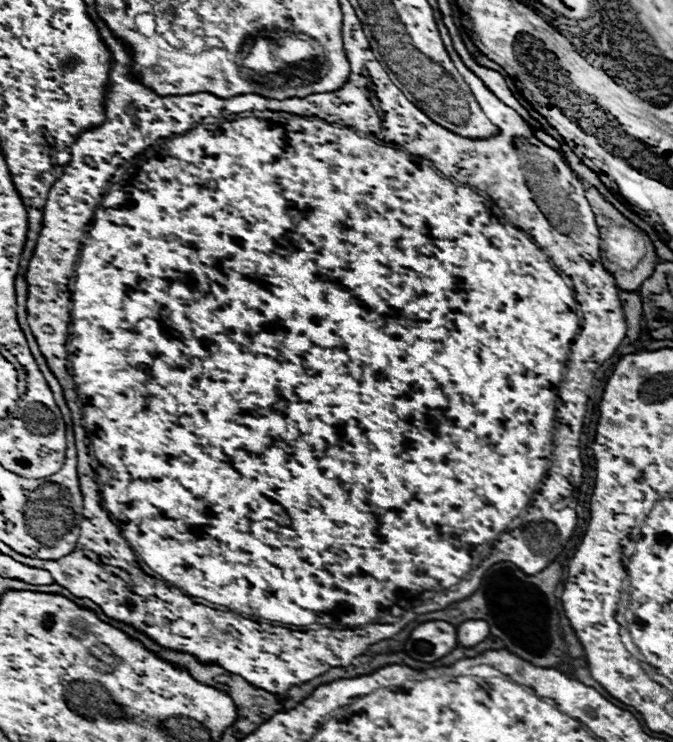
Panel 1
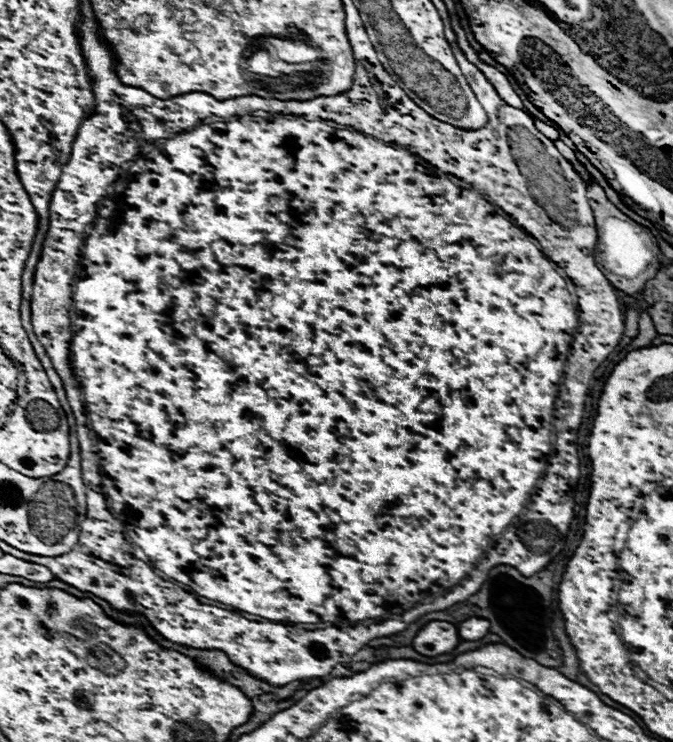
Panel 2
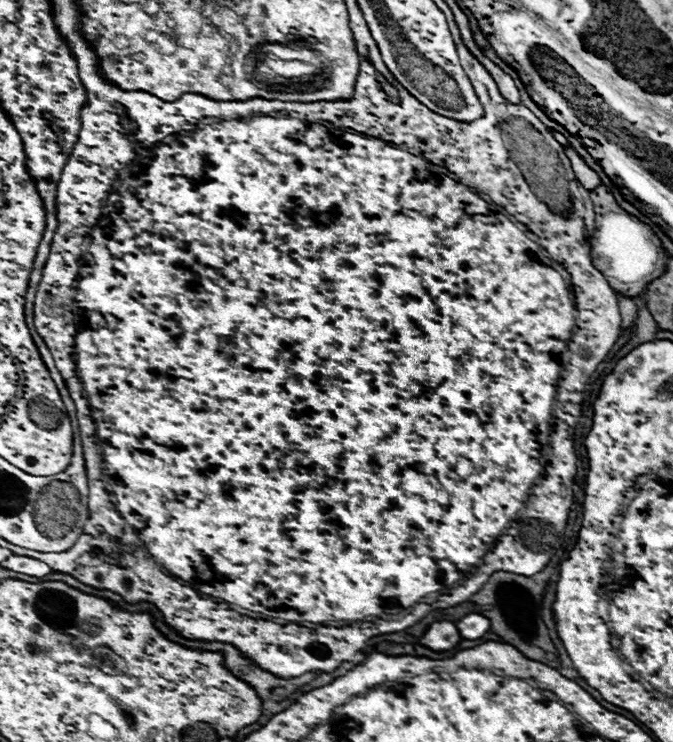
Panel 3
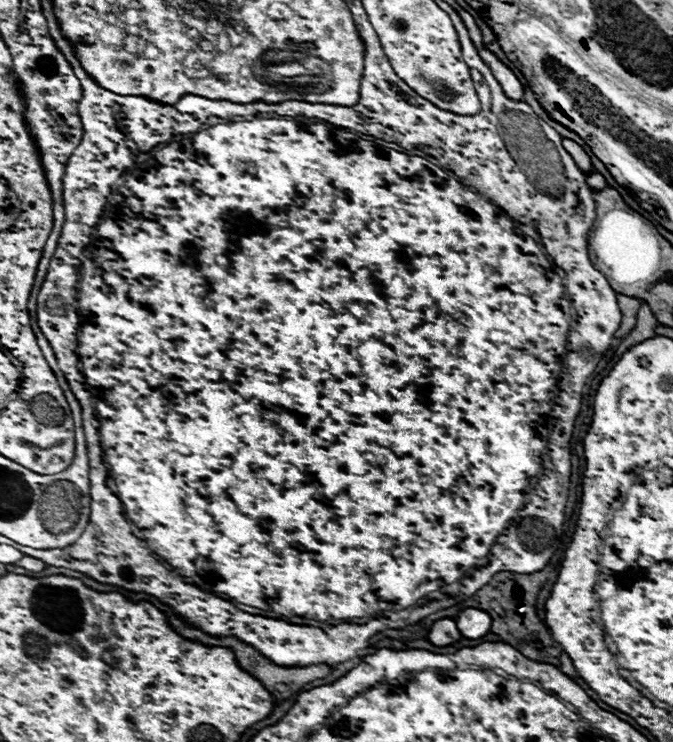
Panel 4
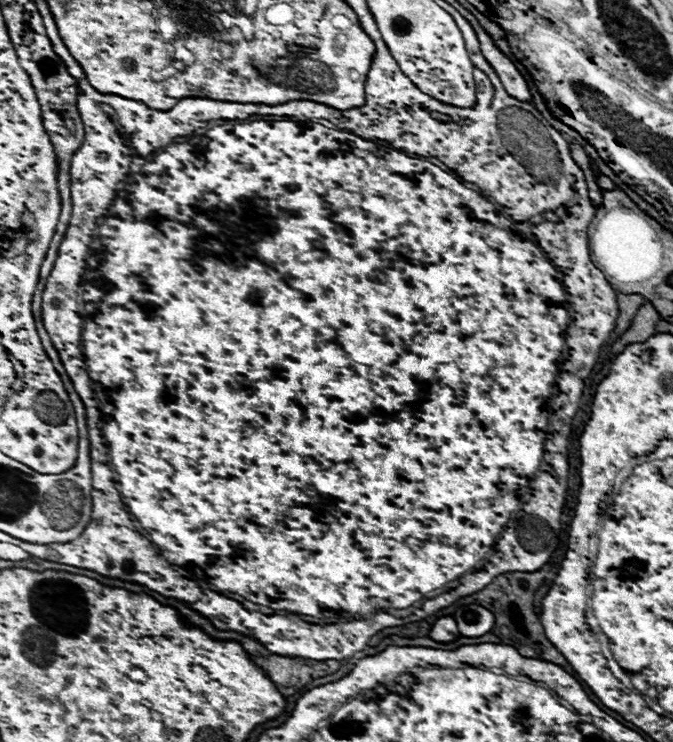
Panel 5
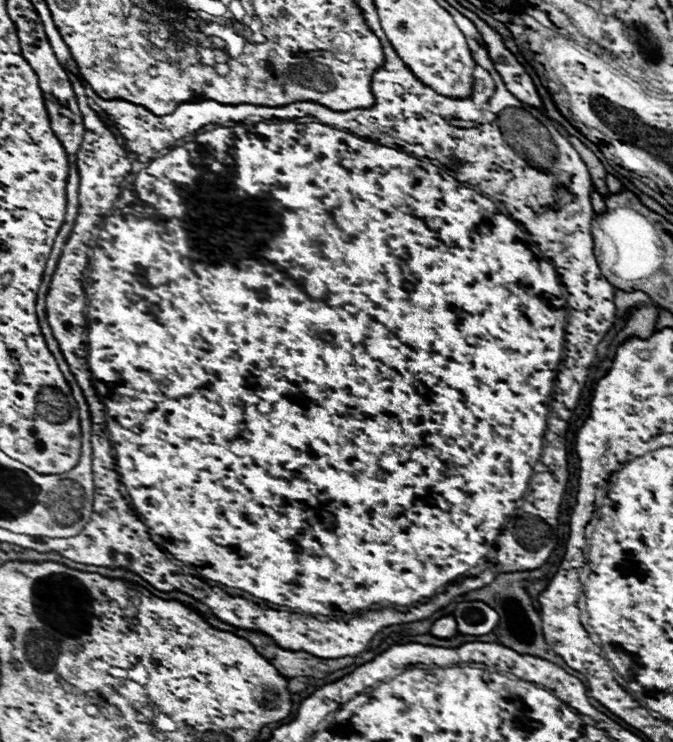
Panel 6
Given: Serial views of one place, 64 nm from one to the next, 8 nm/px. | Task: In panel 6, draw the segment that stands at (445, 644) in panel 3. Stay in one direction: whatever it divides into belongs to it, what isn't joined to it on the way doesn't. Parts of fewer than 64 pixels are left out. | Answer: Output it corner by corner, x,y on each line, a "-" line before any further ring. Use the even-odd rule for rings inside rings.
454,616
438,618
438,620
432,624
430,634
432,634
432,636
436,636
436,638
444,638
444,640
448,640
448,638
456,636
456,634
458,634
458,630
456,630
456,620
454,620

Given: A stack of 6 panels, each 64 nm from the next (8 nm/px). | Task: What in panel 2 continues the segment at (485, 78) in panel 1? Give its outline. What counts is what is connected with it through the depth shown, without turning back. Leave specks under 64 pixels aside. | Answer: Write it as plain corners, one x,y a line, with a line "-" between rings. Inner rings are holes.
466,56
486,78
488,78
488,82
494,86
494,90
498,92
498,96
502,96
502,100
506,100
506,104
510,104
510,106
514,106
514,108
520,108
520,110
524,110
524,104
522,104
522,100
518,98
518,94
512,90
512,86
510,86
510,82
508,82
508,78
502,74
502,72
498,72
496,68
492,68
492,66
488,66
488,64
484,64
478,56

